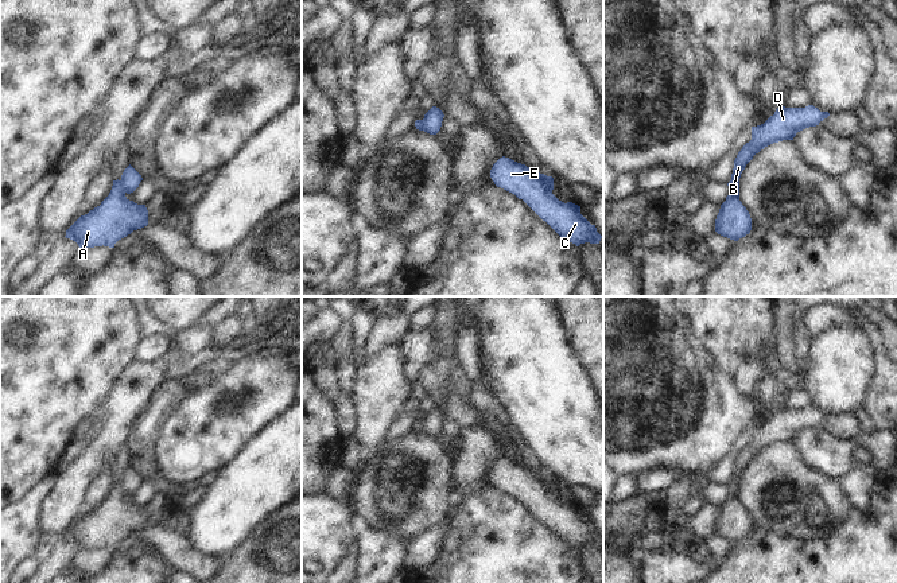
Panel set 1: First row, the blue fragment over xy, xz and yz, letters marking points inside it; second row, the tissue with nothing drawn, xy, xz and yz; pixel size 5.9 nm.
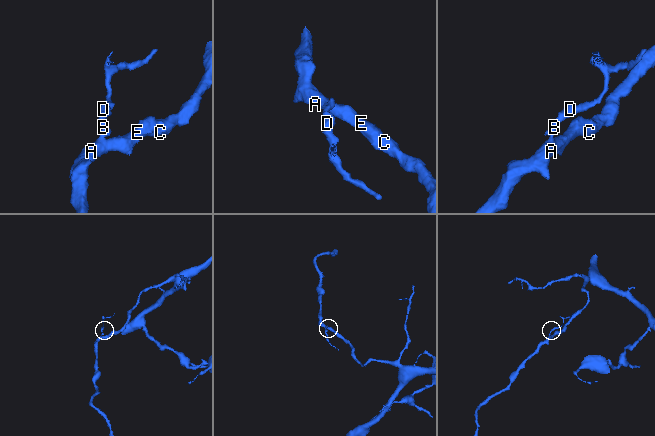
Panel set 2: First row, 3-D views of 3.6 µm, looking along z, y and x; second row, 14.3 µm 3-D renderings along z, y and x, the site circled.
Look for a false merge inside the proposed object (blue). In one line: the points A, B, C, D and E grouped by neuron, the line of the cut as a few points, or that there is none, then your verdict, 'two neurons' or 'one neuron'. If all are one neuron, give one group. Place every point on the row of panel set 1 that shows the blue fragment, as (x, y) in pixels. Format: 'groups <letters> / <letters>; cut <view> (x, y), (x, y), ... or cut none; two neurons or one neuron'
groups A C E / B D; cut xy (120, 181), (125, 191); two neurons

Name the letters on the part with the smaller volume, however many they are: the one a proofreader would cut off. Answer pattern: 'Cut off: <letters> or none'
Cut off: B, D

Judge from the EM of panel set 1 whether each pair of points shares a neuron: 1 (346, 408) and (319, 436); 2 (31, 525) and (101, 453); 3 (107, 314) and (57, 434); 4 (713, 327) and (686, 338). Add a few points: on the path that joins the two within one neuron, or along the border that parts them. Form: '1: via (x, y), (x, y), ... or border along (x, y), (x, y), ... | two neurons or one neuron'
1: border along (321, 389), (334, 403), (338, 423), (346, 436) | two neurons
2: border along (57, 484), (45, 502), (43, 532) | two neurons
3: via (81, 344), (70, 369), (57, 384), (57, 404) | one neuron
4: border along (676, 310), (690, 322), (695, 337), (713, 360) | two neurons

